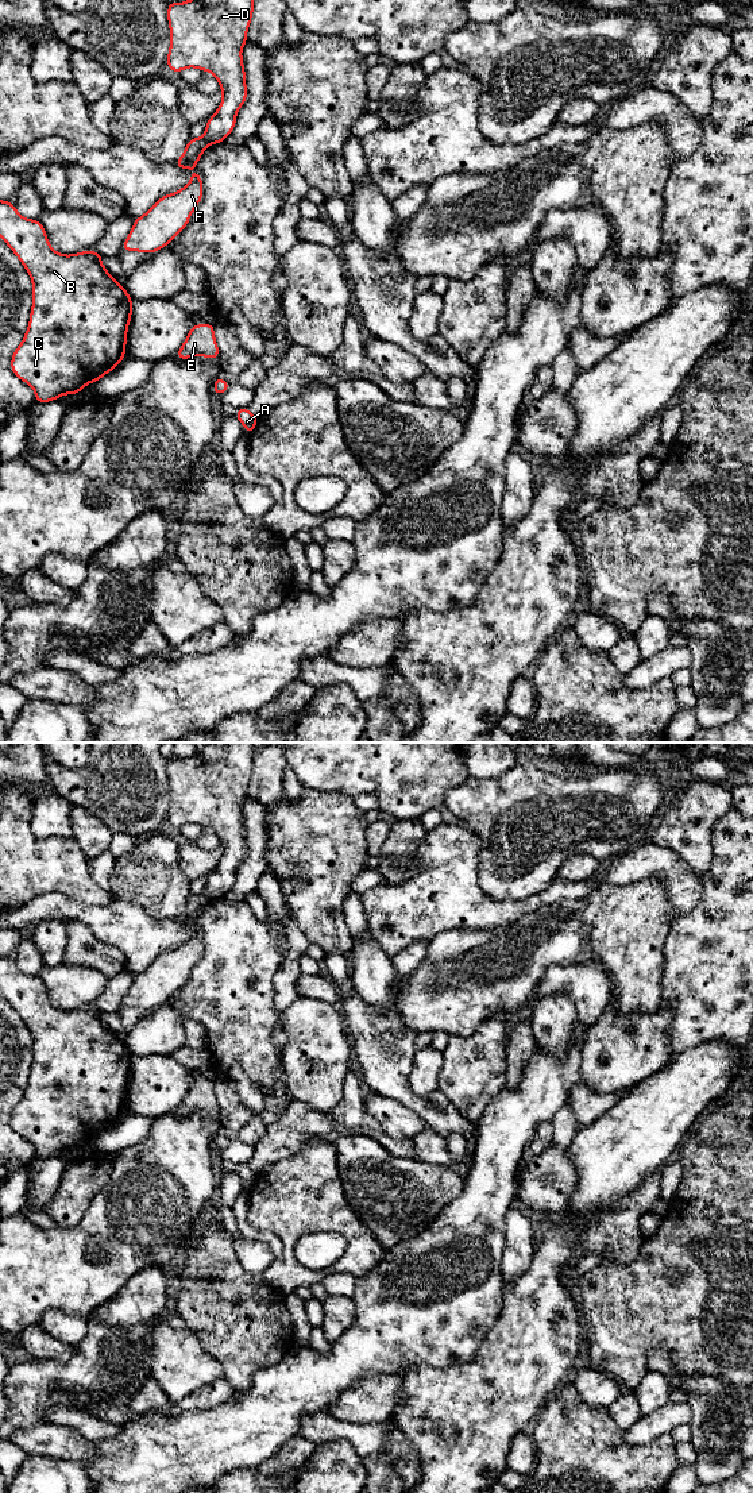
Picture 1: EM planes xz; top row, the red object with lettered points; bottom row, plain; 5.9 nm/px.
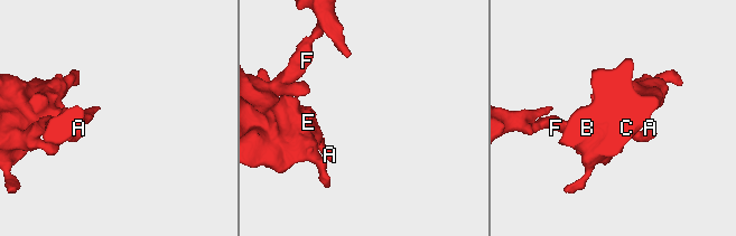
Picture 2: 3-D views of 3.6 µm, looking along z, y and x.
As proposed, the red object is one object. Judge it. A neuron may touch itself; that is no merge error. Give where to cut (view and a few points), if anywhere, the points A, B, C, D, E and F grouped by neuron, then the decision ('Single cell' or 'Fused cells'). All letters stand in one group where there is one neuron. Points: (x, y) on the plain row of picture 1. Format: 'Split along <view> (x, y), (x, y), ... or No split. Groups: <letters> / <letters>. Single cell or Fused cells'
Split along xz (203, 892), (209, 899). Groups: A B C E F / D. Fused cells

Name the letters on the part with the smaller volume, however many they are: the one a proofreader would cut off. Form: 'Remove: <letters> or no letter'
Remove: D

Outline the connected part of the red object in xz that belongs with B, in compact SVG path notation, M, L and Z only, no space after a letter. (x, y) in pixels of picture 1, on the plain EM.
M0 956L0 992L15 1008L32 1037L30 1079L11 1115L13 1130L35 1146L35 1158L55 1157L63 1150L78 1150L89 1138L111 1129L124 1118L127 1085L132 1070L132 1054L103 1022L97 1007L63 1011L50 1003L40 976L19 971L13 958Z

